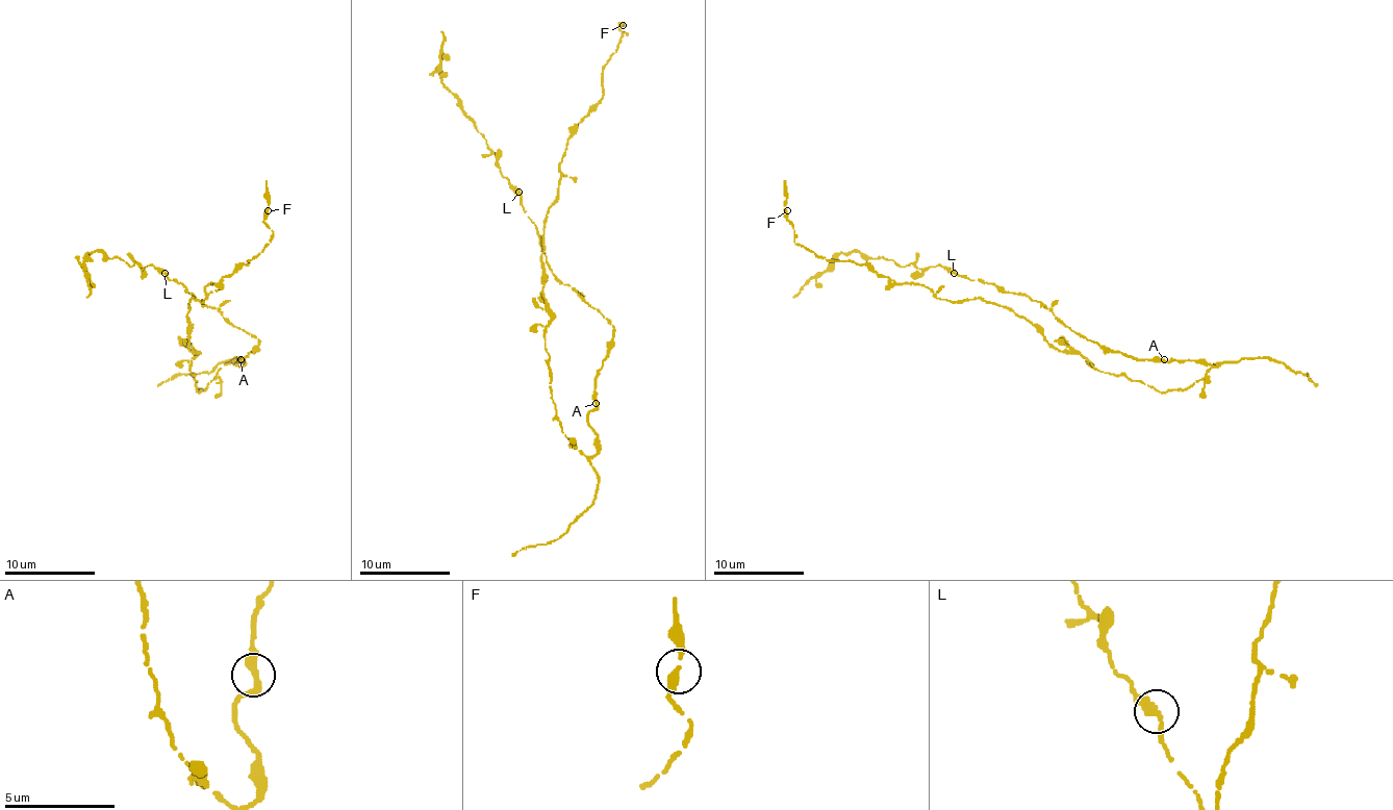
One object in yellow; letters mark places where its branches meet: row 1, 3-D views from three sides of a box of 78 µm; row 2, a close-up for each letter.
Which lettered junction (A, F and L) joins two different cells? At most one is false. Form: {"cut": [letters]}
{"cut": []}

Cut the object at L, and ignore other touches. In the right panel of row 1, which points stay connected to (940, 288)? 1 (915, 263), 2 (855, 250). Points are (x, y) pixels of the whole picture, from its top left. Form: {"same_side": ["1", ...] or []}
{"same_side": []}

